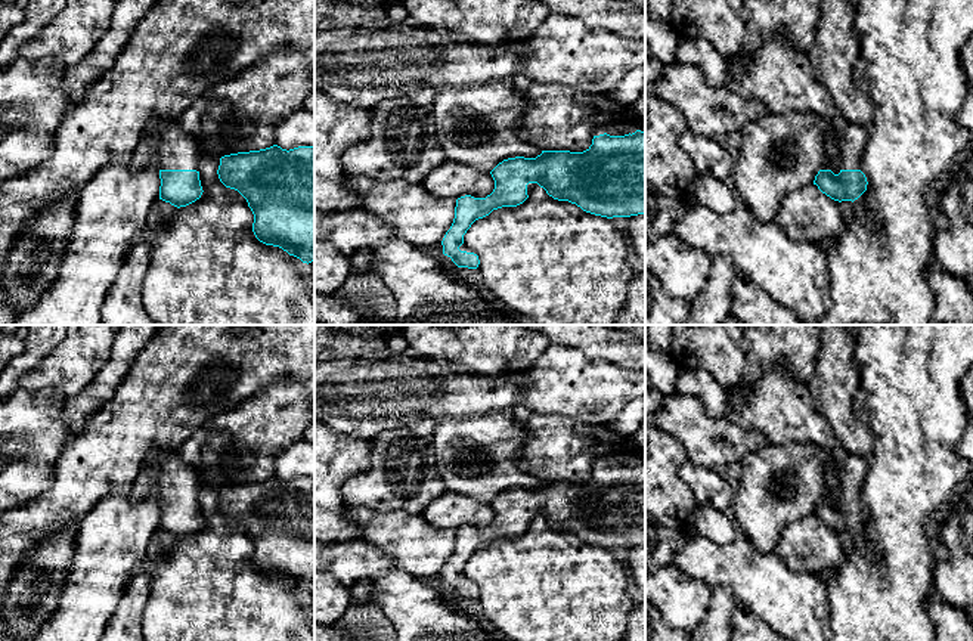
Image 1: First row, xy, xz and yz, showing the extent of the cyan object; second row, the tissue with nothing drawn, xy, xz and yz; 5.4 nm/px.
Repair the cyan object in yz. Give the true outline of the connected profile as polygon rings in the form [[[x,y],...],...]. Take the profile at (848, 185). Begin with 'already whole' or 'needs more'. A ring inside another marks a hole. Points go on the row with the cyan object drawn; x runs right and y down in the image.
needs more; [[[845,121],[836,137],[822,143],[824,160],[814,185],[834,201],[855,201],[867,191],[861,158],[867,148],[868,128]]]

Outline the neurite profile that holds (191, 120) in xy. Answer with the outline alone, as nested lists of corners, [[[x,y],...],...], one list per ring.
[[[282,47],[196,99],[174,123],[199,140],[204,114],[220,102],[230,108],[233,126],[252,128],[250,134],[232,137],[229,148],[235,154],[260,151],[276,145],[275,128],[303,106],[313,89],[314,77],[306,55]]]

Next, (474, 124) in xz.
[[[506,81],[439,87],[434,99],[436,136],[447,160],[490,173],[508,158],[536,158],[543,149],[523,142],[514,131],[529,108],[523,93]]]

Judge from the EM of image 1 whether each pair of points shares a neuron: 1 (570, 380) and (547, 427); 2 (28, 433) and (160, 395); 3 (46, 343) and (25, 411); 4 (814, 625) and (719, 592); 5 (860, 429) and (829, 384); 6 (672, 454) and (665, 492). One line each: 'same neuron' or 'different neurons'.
1: different neurons
2: different neurons
3: different neurons
4: different neurons
5: same neuron
6: same neuron

